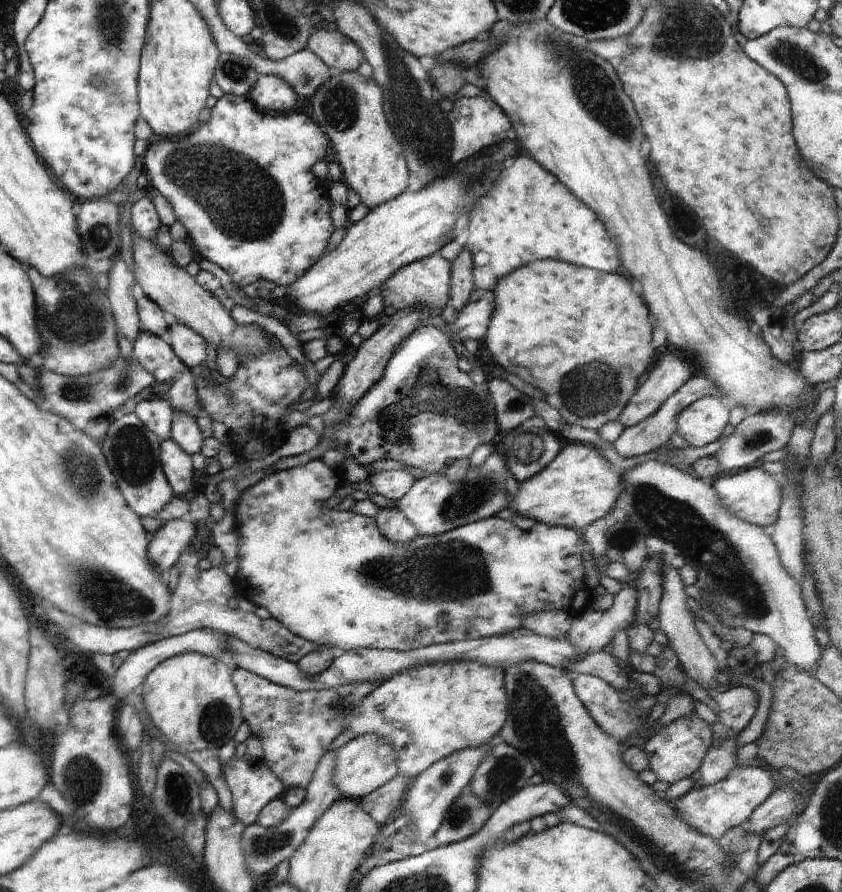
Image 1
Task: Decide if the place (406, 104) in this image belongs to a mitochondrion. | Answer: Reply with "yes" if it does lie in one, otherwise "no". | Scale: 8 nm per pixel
yes

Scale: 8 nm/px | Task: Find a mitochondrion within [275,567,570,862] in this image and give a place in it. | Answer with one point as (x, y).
(507, 772)

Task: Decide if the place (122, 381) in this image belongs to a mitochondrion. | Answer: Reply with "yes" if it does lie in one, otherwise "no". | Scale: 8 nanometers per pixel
yes

